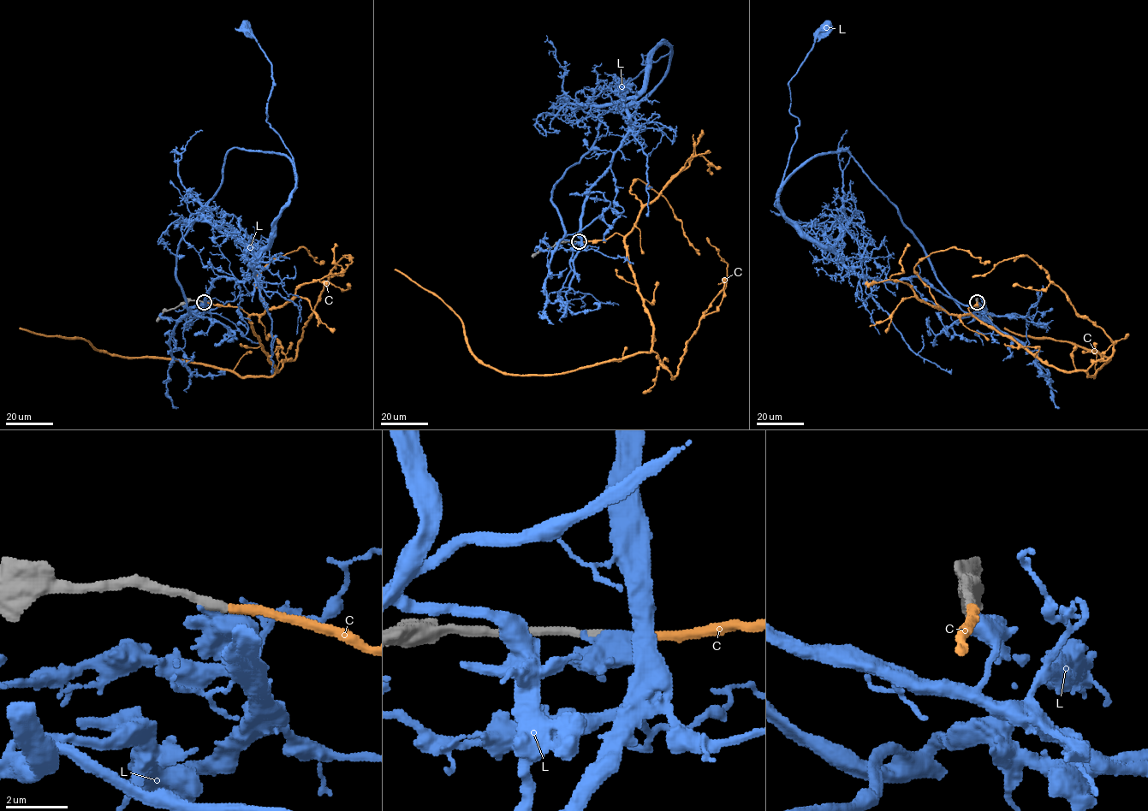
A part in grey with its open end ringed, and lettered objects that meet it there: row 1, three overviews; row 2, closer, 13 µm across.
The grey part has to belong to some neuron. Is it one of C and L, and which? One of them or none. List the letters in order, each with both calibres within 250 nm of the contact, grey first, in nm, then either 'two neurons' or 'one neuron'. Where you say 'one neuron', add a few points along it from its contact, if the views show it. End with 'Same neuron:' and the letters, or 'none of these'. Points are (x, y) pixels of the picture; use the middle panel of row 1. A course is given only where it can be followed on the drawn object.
C: 320/300 nm | one neuron | via (579, 242), (623, 237), (653, 327), (649, 352), (560, 373), (502, 373), (472, 352), (440, 298), (395, 269)
L: 360/600 nm | two neurons
Same neuron: C

